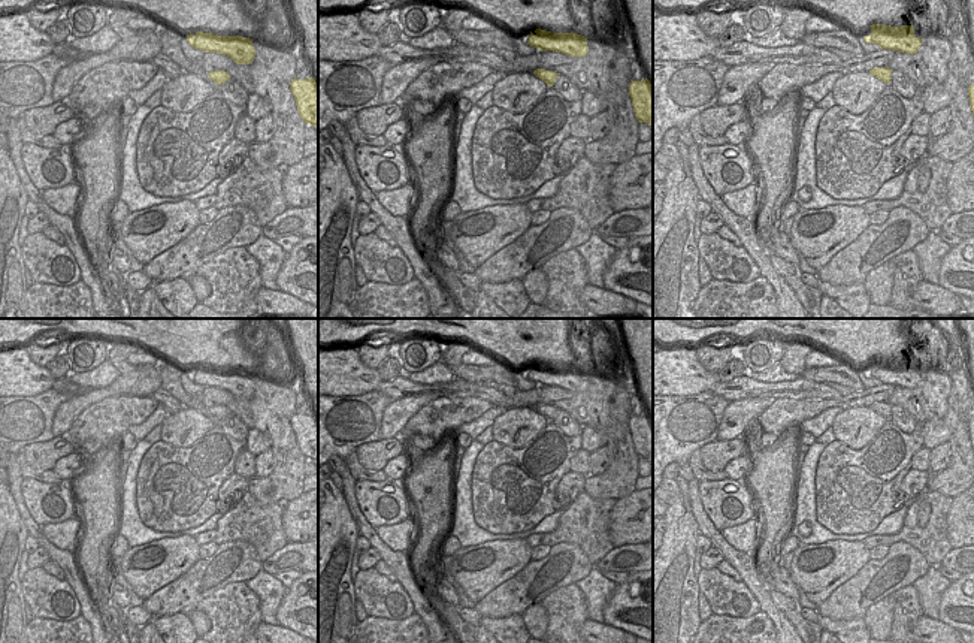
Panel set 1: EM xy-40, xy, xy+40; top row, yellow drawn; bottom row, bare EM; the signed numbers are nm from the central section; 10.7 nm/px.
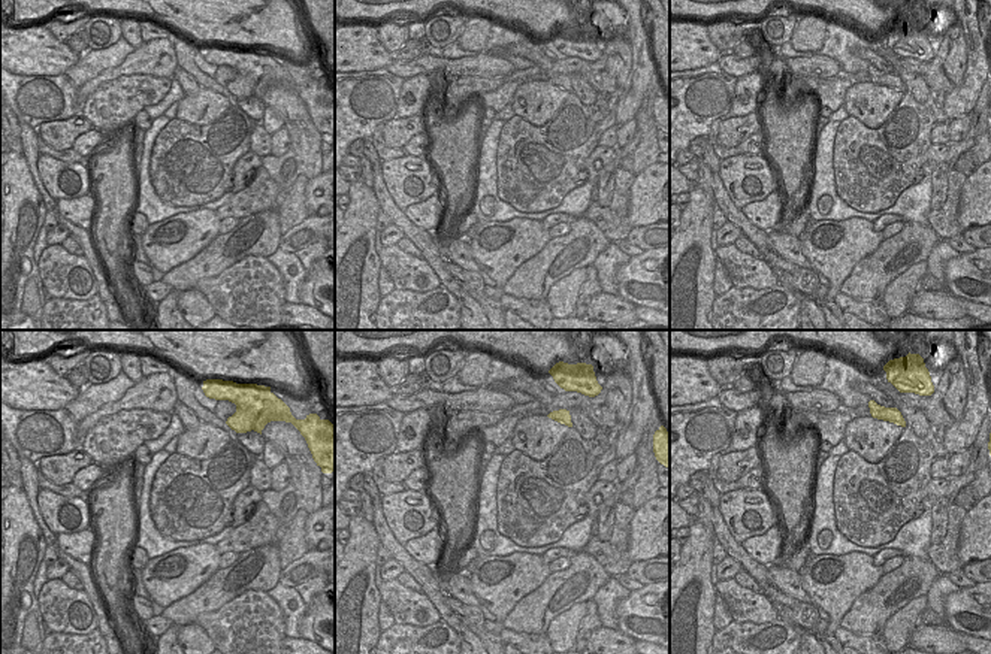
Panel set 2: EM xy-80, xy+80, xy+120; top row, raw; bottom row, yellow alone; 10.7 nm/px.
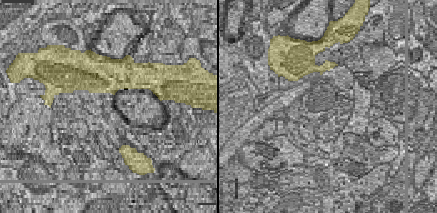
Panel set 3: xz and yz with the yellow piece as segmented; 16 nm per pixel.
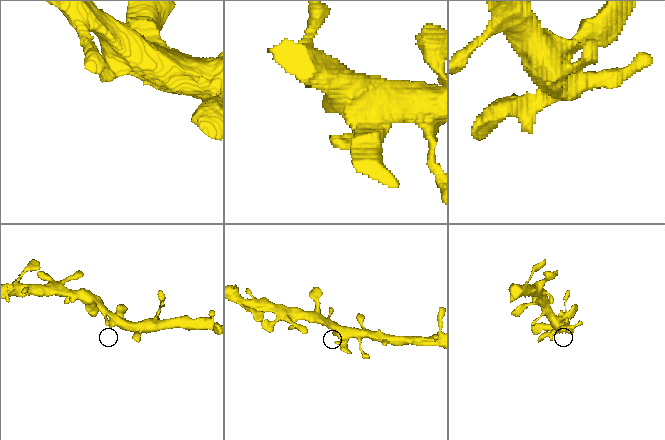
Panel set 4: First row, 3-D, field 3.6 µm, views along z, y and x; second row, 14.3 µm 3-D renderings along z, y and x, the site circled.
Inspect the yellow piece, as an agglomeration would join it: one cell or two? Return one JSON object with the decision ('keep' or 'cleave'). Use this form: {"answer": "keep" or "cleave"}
{"answer": "keep"}

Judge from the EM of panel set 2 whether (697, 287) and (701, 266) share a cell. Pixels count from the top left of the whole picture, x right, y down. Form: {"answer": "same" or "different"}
{"answer": "same"}

